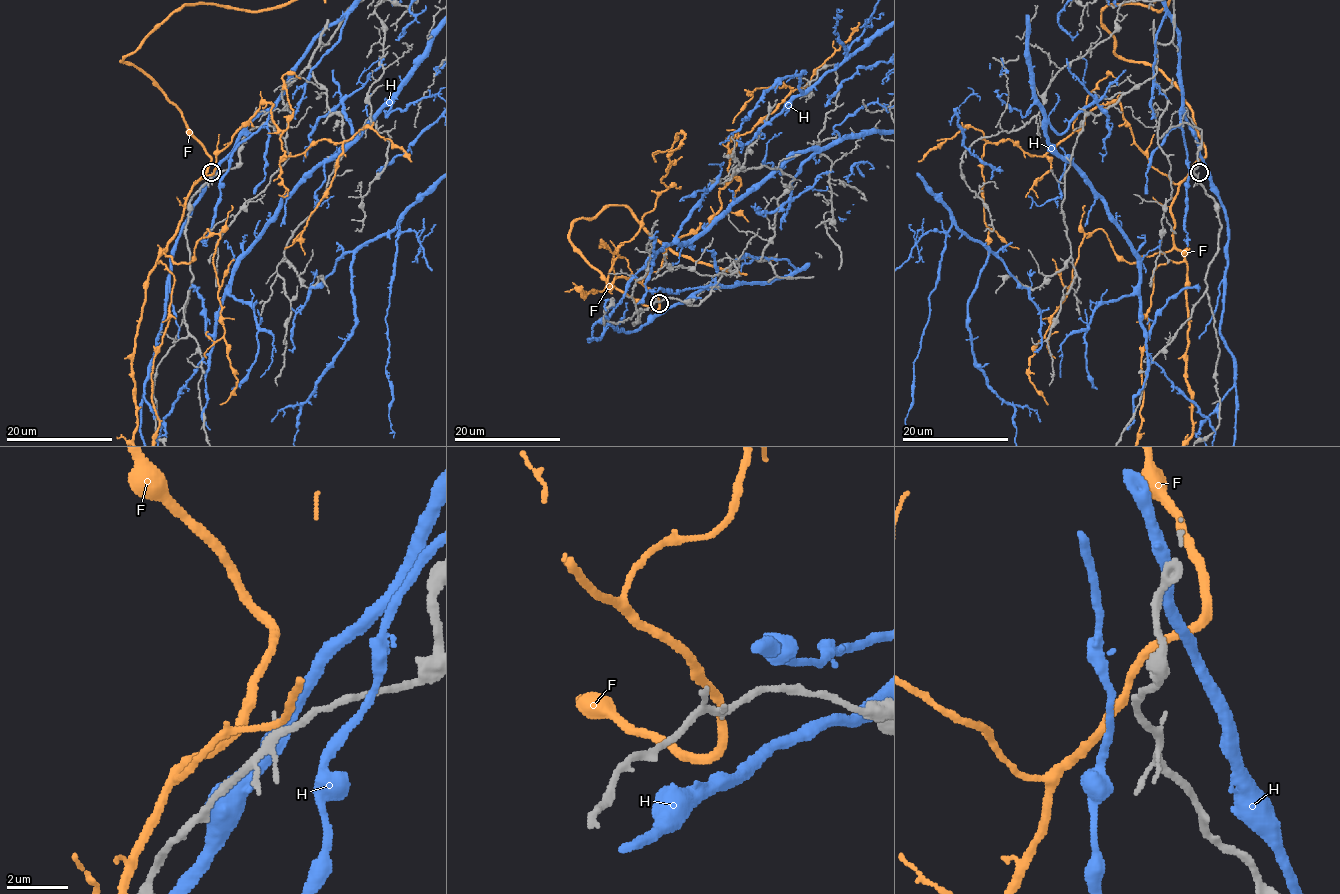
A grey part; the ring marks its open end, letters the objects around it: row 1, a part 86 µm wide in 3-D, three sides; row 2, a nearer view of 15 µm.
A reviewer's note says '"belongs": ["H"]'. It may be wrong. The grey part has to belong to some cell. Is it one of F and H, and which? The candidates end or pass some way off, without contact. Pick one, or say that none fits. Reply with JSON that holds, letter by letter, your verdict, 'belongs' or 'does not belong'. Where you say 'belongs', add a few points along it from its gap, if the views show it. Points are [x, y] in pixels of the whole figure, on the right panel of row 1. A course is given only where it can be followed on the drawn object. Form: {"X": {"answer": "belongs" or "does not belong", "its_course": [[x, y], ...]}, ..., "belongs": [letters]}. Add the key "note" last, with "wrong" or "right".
{"F": {"answer": "belongs", "its_course": [[1192, 169], [1206, 153], [1194, 112], [1155, 67], [1114, 51], [1102, 11], [1160, 11]]}, "H": {"answer": "does not belong"}, "belongs": ["F"], "note": "wrong"}

